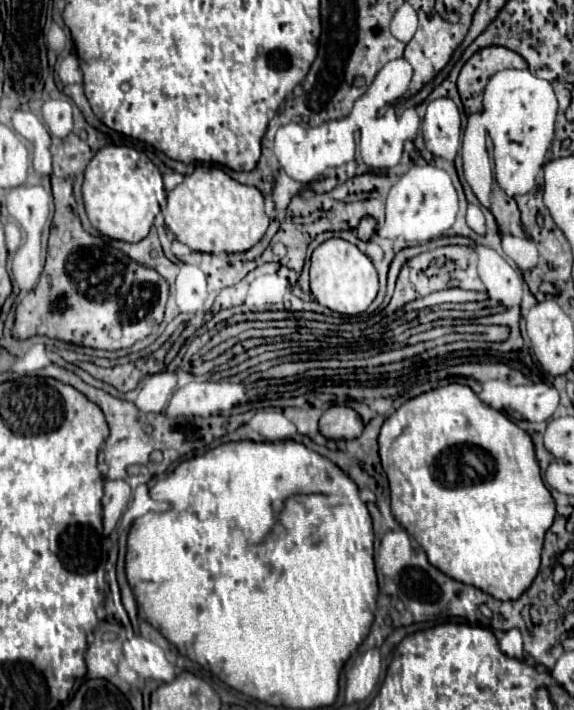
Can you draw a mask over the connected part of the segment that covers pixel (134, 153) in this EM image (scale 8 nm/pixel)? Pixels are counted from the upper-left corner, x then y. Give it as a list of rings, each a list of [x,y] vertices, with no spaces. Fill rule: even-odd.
[[[114,144],[100,148],[90,160],[82,184],[84,206],[92,226],[114,240],[140,242],[146,238],[156,214],[160,212],[152,176],[160,176],[160,172],[144,152]]]

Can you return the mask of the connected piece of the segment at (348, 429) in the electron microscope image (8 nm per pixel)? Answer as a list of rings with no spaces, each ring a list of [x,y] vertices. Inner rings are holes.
[[[330,406],[320,418],[320,432],[332,440],[352,440],[364,430],[360,416],[348,406]]]

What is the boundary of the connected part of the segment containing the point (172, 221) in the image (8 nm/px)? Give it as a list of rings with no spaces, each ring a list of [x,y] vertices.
[[[196,168],[188,174],[182,184],[168,192],[164,218],[178,242],[208,254],[246,252],[264,236],[270,224],[260,190],[232,180],[220,168]]]

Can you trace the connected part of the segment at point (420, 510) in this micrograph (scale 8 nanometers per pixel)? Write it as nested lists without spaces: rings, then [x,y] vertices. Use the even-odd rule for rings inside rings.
[[[446,384],[434,390],[428,390],[412,400],[408,400],[406,404],[402,404],[382,426],[380,436],[378,436],[378,446],[380,446],[380,458],[382,458],[382,468],[388,476],[390,482],[390,498],[392,498],[392,514],[394,518],[402,524],[402,528],[412,534],[416,538],[416,542],[424,548],[428,560],[432,566],[436,566],[440,572],[444,572],[446,576],[462,582],[462,584],[470,584],[480,588],[482,592],[498,598],[498,600],[518,600],[534,582],[538,568],[540,568],[540,552],[542,552],[542,544],[544,544],[544,536],[548,532],[548,528],[554,522],[556,516],[556,504],[554,498],[550,494],[550,490],[544,486],[542,482],[542,474],[540,474],[540,466],[534,454],[534,444],[532,438],[528,436],[528,432],[524,432],[522,428],[518,428],[510,418],[506,418],[502,412],[488,408],[488,404],[484,404],[478,394],[466,386],[466,384]]]

